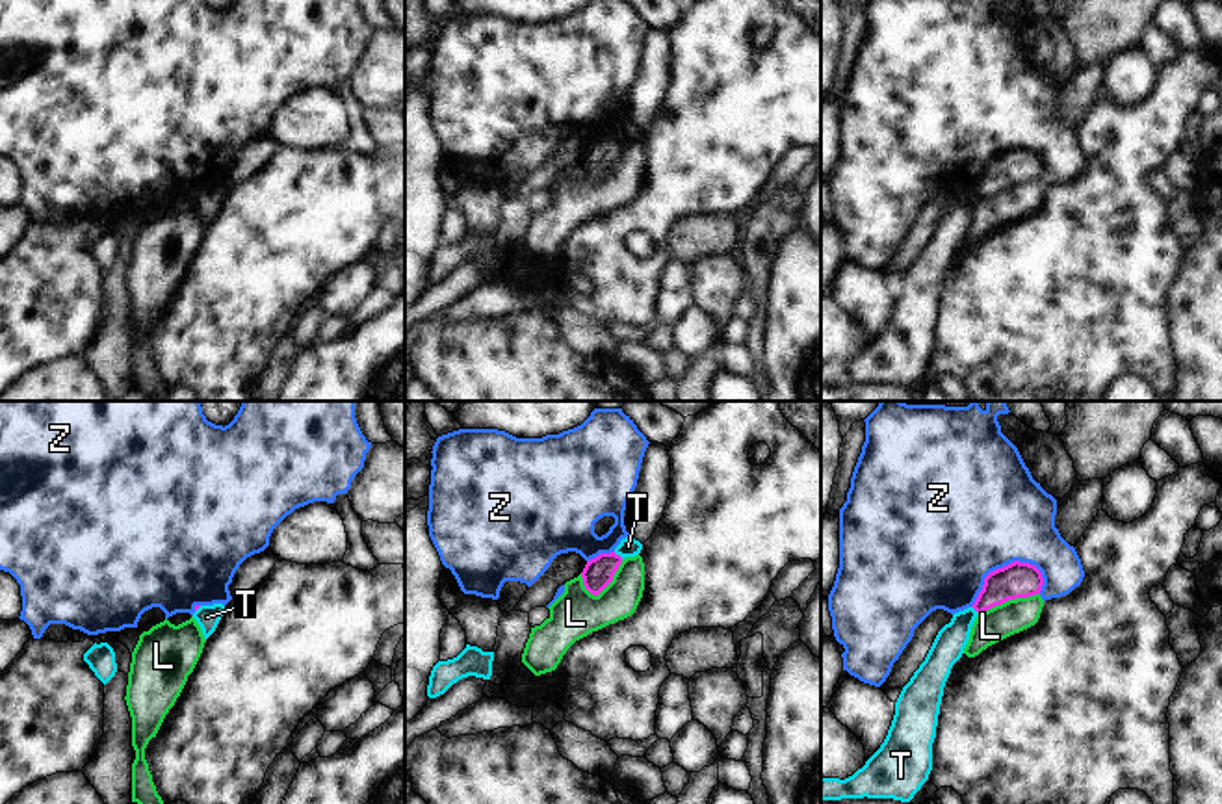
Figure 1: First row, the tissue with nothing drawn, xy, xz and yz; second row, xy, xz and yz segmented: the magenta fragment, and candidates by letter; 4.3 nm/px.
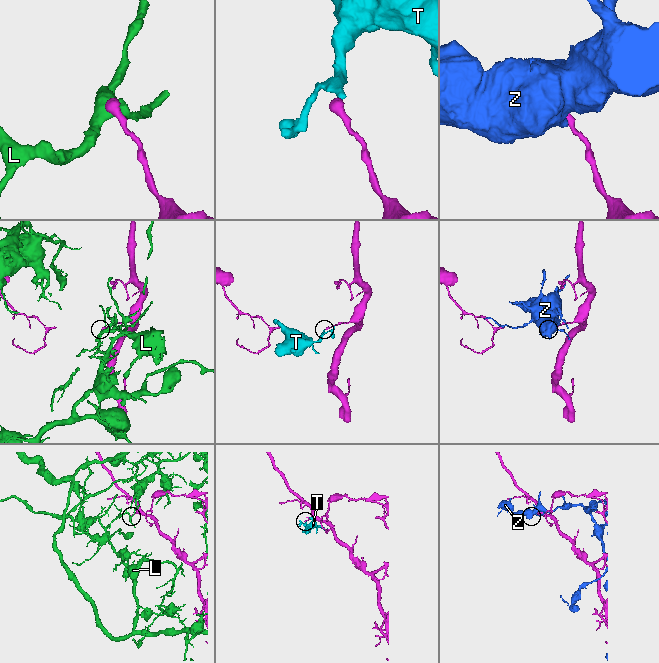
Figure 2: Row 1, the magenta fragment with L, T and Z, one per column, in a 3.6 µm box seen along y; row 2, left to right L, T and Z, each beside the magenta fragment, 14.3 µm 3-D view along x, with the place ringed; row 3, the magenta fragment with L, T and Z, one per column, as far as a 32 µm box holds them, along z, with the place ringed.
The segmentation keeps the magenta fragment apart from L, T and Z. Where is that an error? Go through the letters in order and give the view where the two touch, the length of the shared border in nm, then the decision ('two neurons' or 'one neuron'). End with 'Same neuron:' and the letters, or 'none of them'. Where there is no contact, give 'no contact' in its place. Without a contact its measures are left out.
L: meets magenta in xz; contact 220 nm long; two neurons
T: meets magenta in xz; contact 50 nm long; two neurons
Z: meets magenta in yz; contact 360 nm long; two neurons
Same neuron: none of them

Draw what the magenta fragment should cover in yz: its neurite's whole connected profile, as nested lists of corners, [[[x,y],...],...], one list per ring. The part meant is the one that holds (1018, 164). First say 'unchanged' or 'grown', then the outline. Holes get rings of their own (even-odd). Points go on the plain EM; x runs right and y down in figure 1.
unchanged; [[[1014,145],[984,162],[982,175],[971,191],[982,197],[1008,184],[1040,178],[1042,169],[1042,156],[1034,149]]]

